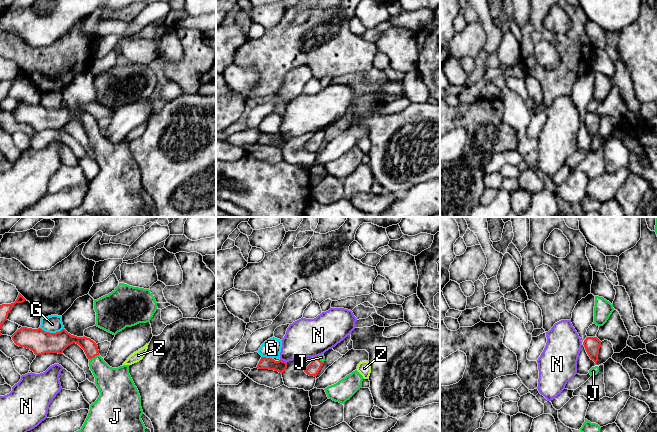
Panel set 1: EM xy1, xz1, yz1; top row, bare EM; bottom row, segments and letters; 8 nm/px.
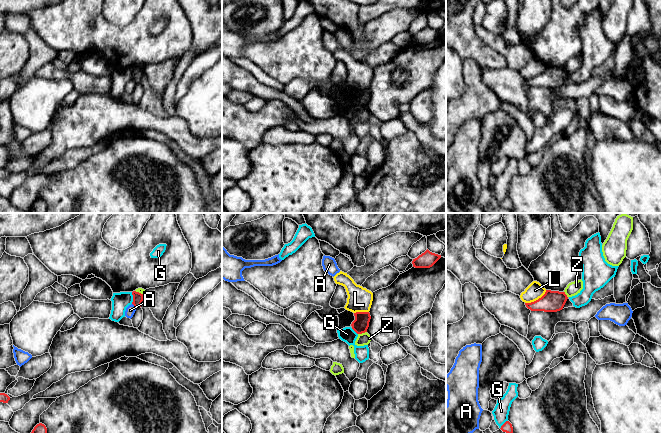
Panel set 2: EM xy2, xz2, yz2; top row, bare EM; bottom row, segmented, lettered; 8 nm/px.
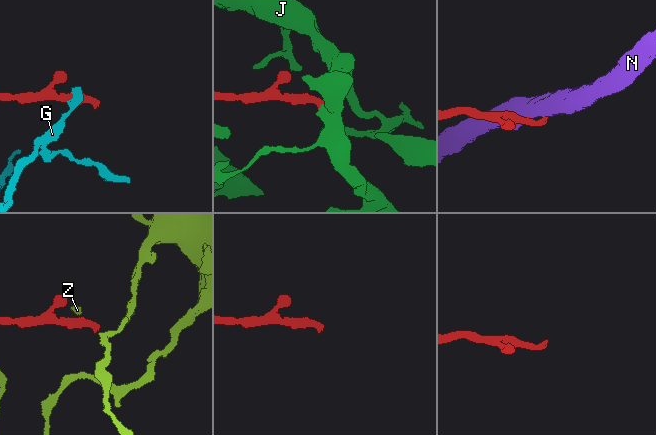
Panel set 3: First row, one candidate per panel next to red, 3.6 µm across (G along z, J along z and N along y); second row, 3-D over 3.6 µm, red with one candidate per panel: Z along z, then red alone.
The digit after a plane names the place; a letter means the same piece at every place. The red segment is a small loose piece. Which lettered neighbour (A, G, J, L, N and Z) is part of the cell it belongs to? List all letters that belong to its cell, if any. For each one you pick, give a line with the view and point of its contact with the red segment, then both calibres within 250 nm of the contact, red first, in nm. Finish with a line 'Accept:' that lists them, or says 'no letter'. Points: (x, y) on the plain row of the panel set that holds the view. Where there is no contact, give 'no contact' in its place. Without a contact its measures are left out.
J: xy1 (94, 132) | 120/240 nm
Accept: J

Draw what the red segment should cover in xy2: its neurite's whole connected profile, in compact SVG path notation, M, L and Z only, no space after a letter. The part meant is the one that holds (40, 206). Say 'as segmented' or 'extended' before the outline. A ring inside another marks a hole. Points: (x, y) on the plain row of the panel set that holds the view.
as segmented; M39 199L32 206L30 213L46 213L46 211L47 211L46 202L42 199Z

